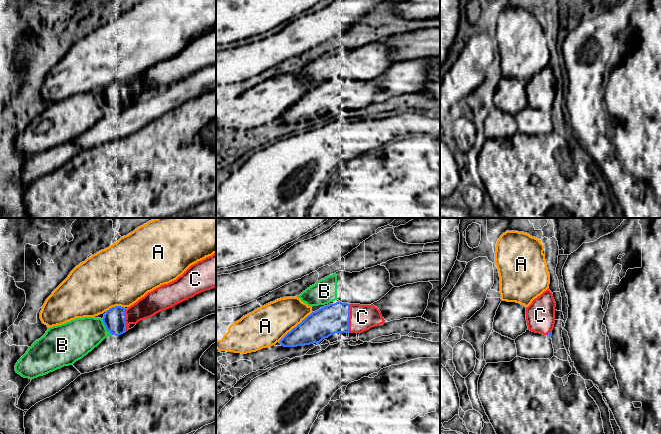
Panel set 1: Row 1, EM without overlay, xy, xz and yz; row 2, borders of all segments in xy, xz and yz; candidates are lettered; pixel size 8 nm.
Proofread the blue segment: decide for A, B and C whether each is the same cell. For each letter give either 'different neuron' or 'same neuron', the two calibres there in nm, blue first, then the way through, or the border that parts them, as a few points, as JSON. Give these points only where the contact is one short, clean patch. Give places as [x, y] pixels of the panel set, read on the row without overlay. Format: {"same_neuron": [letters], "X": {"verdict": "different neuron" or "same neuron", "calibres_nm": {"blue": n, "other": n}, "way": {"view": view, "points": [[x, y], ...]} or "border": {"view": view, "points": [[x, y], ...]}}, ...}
{"same_neuron": ["C"], "A": {"verdict": "different neuron", "calibres_nm": {"blue": 240, "other": 320}}, "B": {"verdict": "different neuron", "calibres_nm": {"blue": 180, "other": 300}}, "C": {"verdict": "same neuron", "calibres_nm": {"blue": 240, "other": 200}, "way": {"view": "xz", "points": [[334, 94], [349, 93], [362, 93]]}}}

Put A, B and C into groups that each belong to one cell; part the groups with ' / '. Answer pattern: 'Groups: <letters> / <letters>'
Groups: A / B / C

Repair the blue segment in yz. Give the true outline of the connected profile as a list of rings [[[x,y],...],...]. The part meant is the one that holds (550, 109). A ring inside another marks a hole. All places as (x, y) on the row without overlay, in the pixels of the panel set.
[[[549,65],[535,74],[526,84],[528,106],[551,113],[555,100],[555,83],[556,78]]]

